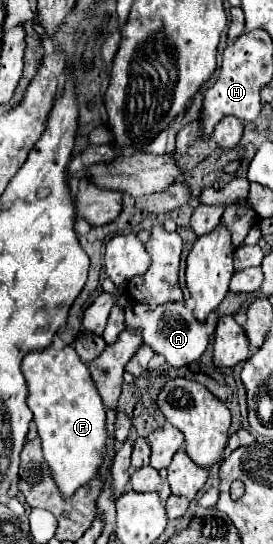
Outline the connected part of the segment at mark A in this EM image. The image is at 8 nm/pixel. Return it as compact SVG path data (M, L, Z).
M183 301L165 303L153 311L149 311L145 305L129 303L125 307L125 319L127 319L129 329L141 329L143 343L147 343L155 353L163 355L171 367L183 367L183 365L193 363L195 359L199 359L203 355L203 351L207 349L209 335L217 327L215 315L209 315L207 323L199 323Z

